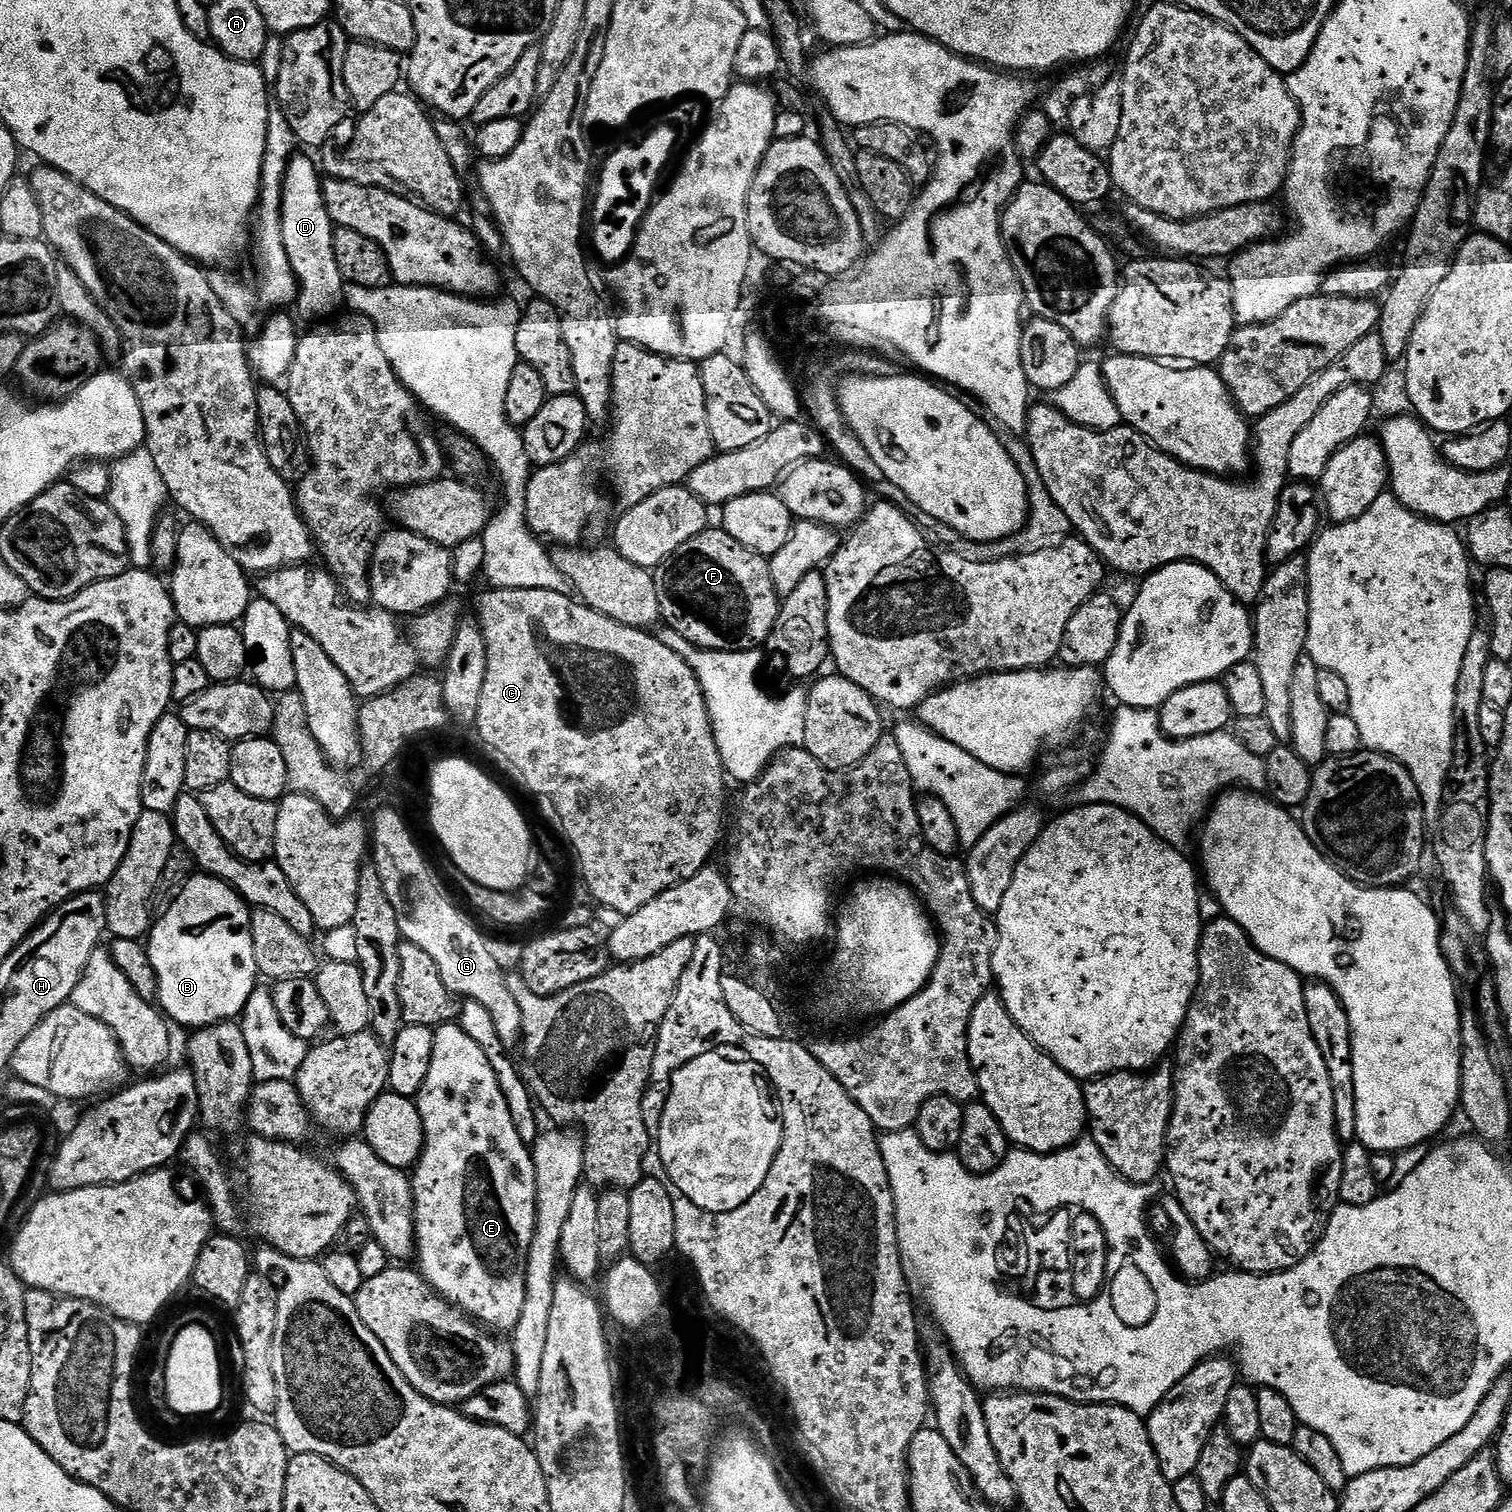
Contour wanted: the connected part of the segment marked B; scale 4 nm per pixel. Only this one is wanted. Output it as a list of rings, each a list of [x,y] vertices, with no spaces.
[[[193,874],[163,912],[164,917],[153,923],[146,940],[148,957],[158,982],[159,1011],[173,1025],[181,1024],[187,1030],[235,1021],[258,986],[254,938],[248,929],[252,917],[249,905],[226,882],[213,876]]]

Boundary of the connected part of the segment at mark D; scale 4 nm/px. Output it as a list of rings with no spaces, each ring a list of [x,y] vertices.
[[[303,154],[293,156],[291,162],[286,166],[286,178],[282,186],[282,242],[286,246],[286,254],[289,255],[290,266],[295,272],[299,286],[295,309],[302,317],[308,320],[316,320],[312,322],[329,319],[340,310],[338,308],[343,300],[345,303],[346,281],[342,278],[338,268],[338,260],[334,253],[334,225],[326,210],[322,172],[320,176],[315,162]]]

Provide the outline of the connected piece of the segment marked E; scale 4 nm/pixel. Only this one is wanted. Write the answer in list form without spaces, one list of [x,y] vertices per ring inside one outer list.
[[[459,1023],[442,1024],[434,1031],[434,1054],[430,1058],[430,1074],[426,1074],[426,1082],[422,1082],[422,1090],[414,1098],[416,1109],[420,1112],[424,1127],[424,1149],[411,1173],[412,1209],[416,1212],[416,1250],[414,1253],[418,1271],[425,1283],[436,1292],[441,1299],[452,1304],[453,1307],[464,1312],[465,1315],[479,1322],[485,1329],[495,1330],[497,1333],[508,1334],[516,1327],[518,1318],[522,1316],[522,1302],[526,1296],[526,1262],[532,1235],[536,1229],[536,1175],[534,1162],[529,1145],[519,1136],[510,1116],[510,1108],[502,1090],[499,1089],[498,1078],[494,1069],[487,1061],[482,1047],[478,1046],[461,1028]]]

